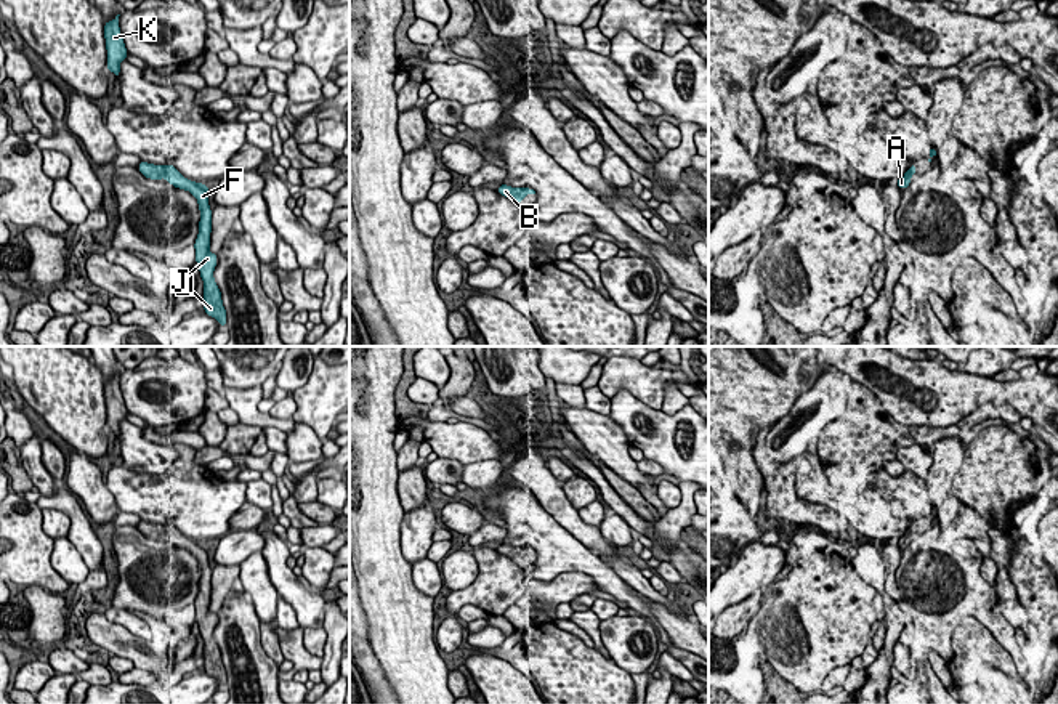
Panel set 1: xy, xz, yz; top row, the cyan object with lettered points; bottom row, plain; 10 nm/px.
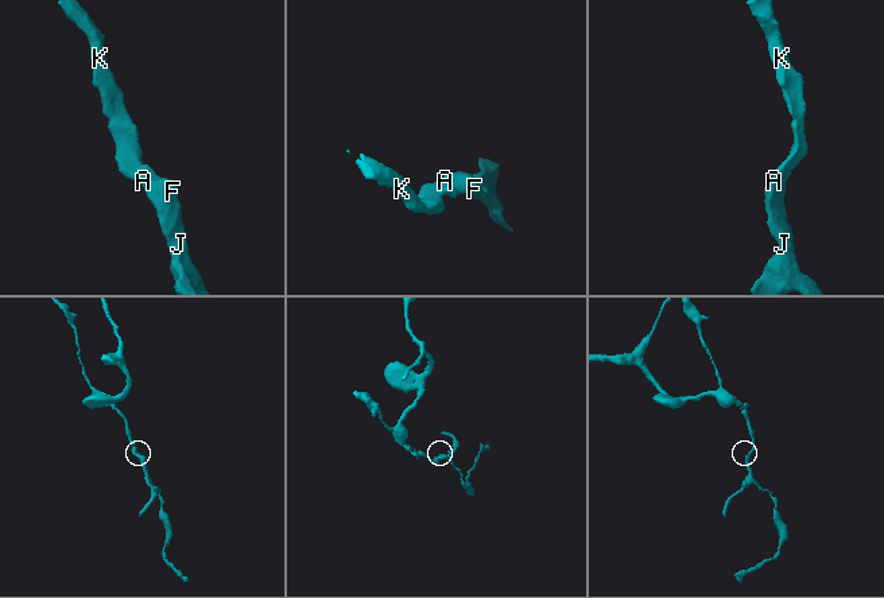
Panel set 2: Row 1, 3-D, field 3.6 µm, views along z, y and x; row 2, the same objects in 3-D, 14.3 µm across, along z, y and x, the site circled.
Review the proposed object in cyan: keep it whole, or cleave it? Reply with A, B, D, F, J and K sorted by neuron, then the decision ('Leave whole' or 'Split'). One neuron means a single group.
Groups: A B D F J K. Leave whole

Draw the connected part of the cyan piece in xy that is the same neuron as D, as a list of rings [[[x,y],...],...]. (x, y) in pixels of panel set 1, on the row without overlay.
[[[139,521],[138,529],[149,539],[167,537],[178,548],[189,550],[199,561],[200,581],[199,593],[194,601],[196,621],[199,624],[200,637],[204,640],[204,670],[205,674],[215,677],[221,688],[226,686],[226,669],[223,666],[221,651],[213,638],[213,630],[218,622],[216,613],[210,613],[210,592],[212,592],[212,568],[208,566],[208,545],[202,542],[194,542],[184,537],[172,523],[154,524],[147,521]]]

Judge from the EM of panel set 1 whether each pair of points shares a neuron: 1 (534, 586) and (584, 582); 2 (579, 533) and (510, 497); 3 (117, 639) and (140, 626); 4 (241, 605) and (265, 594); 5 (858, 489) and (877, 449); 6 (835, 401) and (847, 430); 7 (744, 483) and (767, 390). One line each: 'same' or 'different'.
1: same
2: different
3: different
4: different
5: different
6: different
7: same

